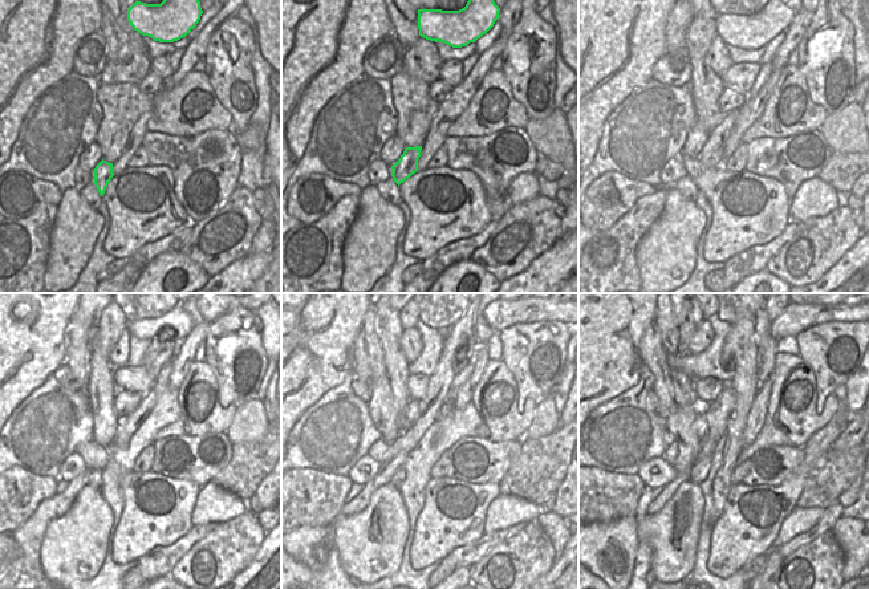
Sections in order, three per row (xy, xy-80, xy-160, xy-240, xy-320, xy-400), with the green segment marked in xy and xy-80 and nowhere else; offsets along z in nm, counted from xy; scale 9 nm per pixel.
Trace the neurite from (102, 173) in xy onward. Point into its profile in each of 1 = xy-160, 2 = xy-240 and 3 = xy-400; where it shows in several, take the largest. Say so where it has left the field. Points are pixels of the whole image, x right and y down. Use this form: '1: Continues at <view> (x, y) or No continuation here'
1: Continues at xy-160 (711, 155)
2: Continues at xy-240 (128, 425)
3: Continues at xy-400 (766, 344)

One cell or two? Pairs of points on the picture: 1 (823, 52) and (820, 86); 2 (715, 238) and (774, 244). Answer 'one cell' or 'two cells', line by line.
1: one cell
2: two cells

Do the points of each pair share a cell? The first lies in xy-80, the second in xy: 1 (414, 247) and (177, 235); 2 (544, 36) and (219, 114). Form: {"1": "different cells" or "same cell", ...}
{"1": "different cells", "2": "different cells"}

